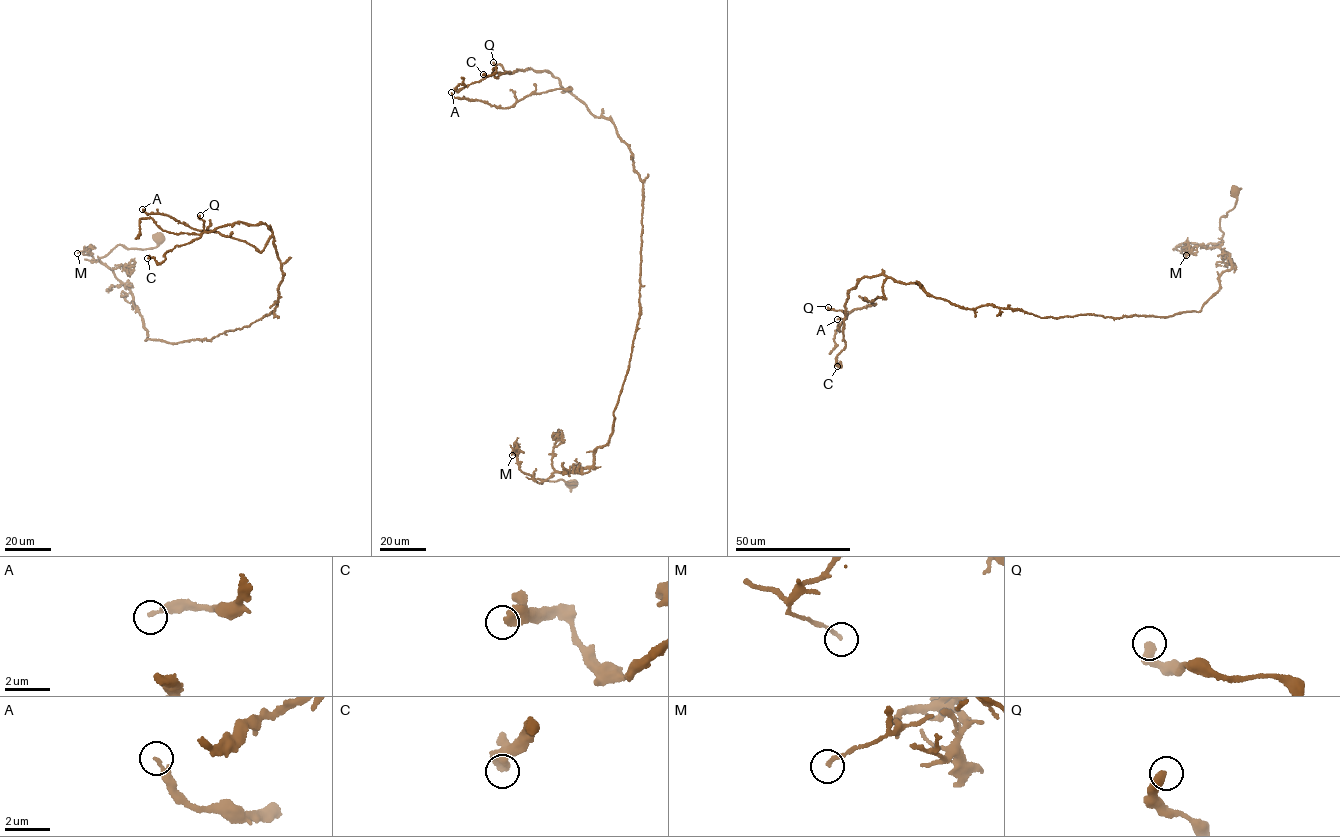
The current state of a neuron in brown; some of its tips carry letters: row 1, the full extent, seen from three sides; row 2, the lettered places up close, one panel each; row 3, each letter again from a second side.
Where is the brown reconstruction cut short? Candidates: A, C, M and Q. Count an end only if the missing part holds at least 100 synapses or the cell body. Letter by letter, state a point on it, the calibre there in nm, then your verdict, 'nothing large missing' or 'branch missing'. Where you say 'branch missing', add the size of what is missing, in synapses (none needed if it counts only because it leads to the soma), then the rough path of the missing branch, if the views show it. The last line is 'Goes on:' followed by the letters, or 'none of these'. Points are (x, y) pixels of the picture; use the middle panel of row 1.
A: place (451, 92); calibre 240 nm; branch missing; 120 synapses; course (451, 92), (445, 83), (452, 35), (447, 28)
C: place (483, 74); calibre 480 nm; nothing large missing
M: place (512, 455); calibre 150 nm; nothing large missing
Q: place (493, 62); calibre 400 nm; nothing large missing
Goes on: A

